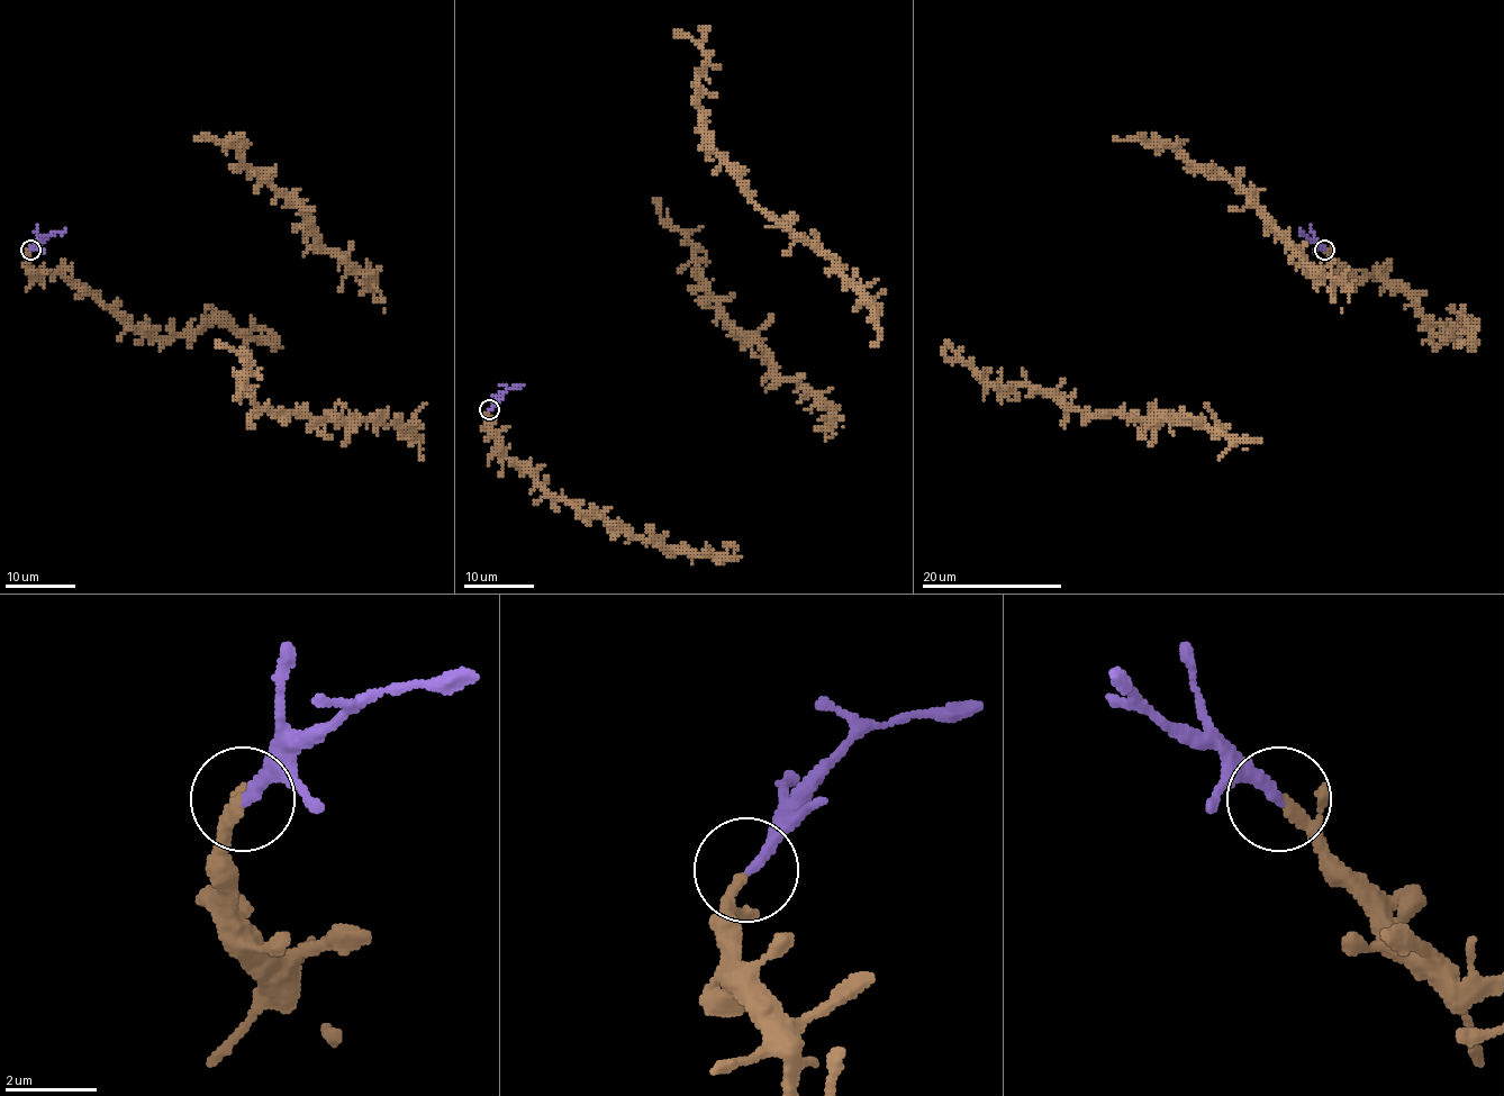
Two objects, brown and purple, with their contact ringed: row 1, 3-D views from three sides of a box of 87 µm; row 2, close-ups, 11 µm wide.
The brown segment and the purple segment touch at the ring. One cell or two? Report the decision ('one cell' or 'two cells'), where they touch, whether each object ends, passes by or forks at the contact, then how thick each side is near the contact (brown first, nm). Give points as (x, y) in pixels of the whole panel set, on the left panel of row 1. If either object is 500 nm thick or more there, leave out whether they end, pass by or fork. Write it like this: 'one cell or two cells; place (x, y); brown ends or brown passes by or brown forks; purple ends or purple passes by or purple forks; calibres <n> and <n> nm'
one cell; place (30, 250); brown passes by; purple ends; calibres 180 and 240 nm

